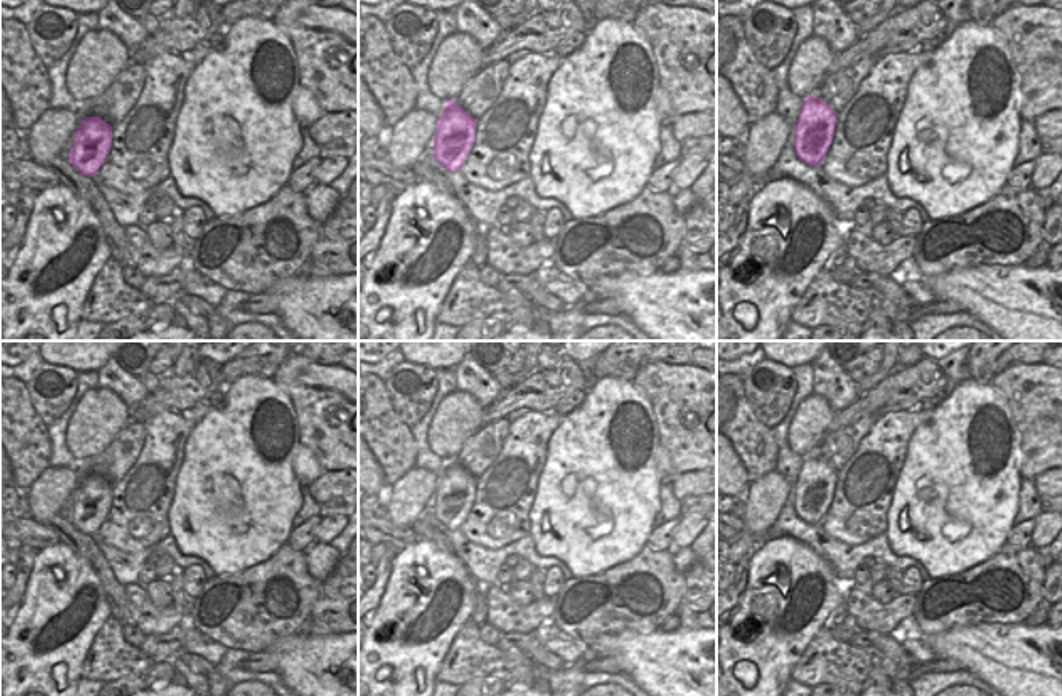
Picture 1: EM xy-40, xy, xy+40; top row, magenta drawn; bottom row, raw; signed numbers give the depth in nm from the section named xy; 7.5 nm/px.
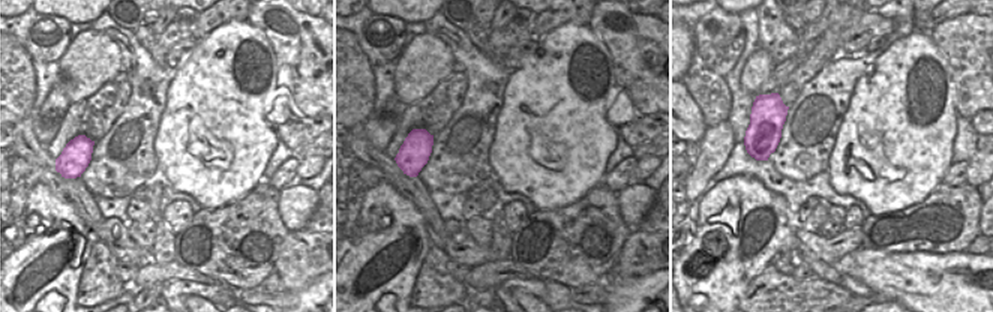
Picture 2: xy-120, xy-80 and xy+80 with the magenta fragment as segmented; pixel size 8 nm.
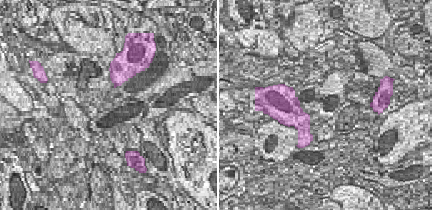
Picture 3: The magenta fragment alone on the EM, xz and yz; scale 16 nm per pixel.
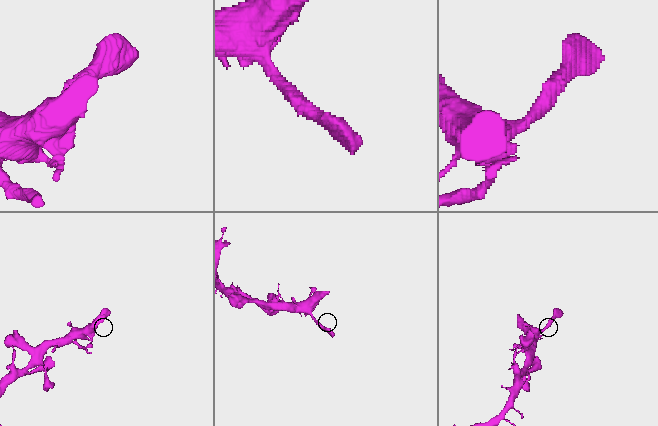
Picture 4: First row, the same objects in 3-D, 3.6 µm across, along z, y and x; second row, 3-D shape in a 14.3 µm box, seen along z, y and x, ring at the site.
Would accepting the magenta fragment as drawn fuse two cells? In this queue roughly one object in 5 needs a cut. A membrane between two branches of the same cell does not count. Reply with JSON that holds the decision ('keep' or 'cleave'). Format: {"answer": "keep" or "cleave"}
{"answer": "keep"}

